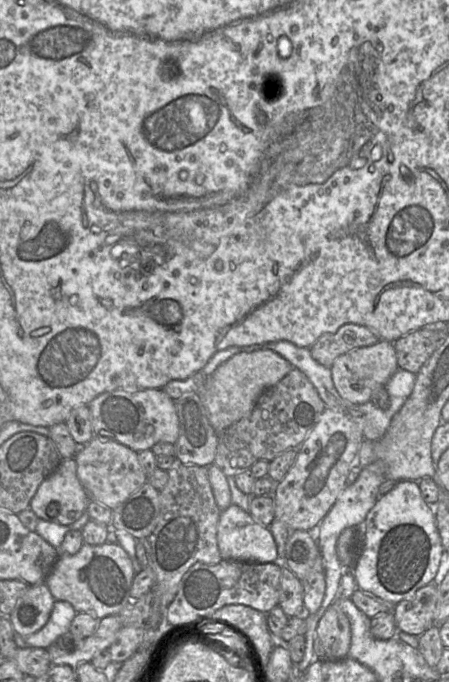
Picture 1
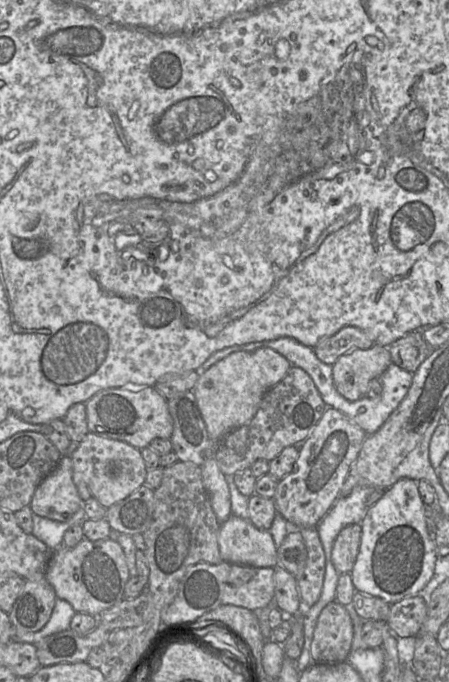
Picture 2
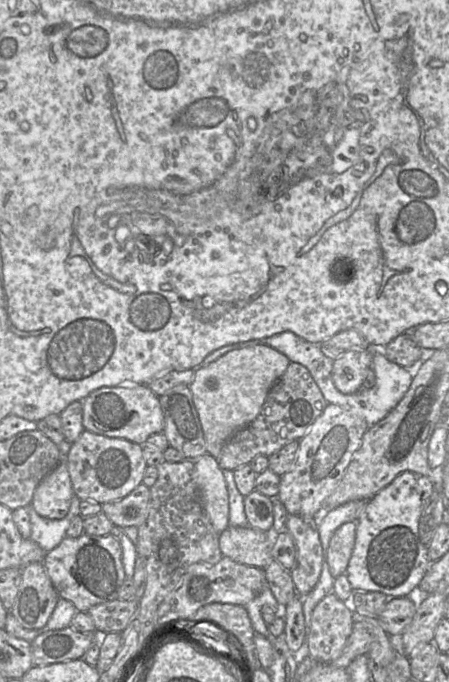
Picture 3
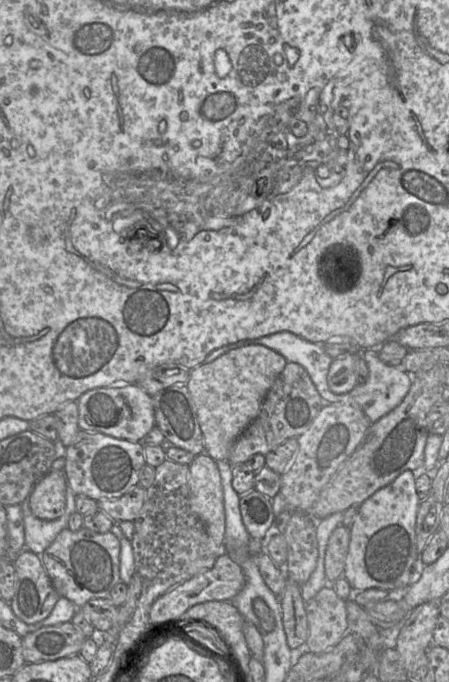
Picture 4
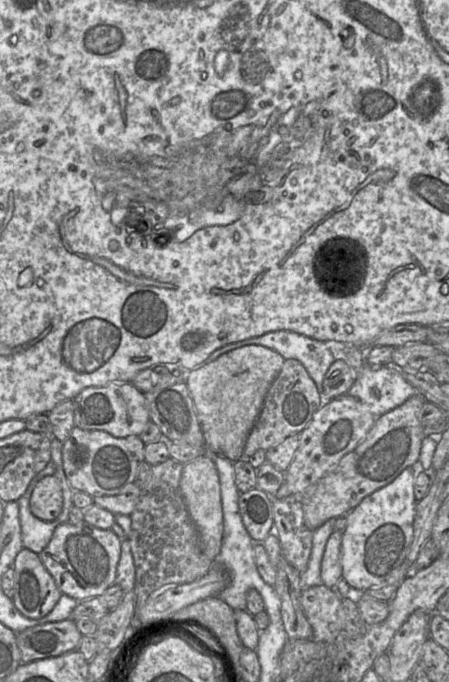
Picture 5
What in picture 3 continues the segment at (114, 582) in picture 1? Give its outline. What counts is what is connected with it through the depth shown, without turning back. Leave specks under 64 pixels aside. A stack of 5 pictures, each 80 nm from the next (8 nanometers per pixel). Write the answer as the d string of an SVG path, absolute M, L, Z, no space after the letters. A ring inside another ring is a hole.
M83 533L77 538L65 538L47 552L43 565L59 597L70 601L77 611L87 612L92 606L116 600L118 590L126 580L120 542L110 533L92 536Z

